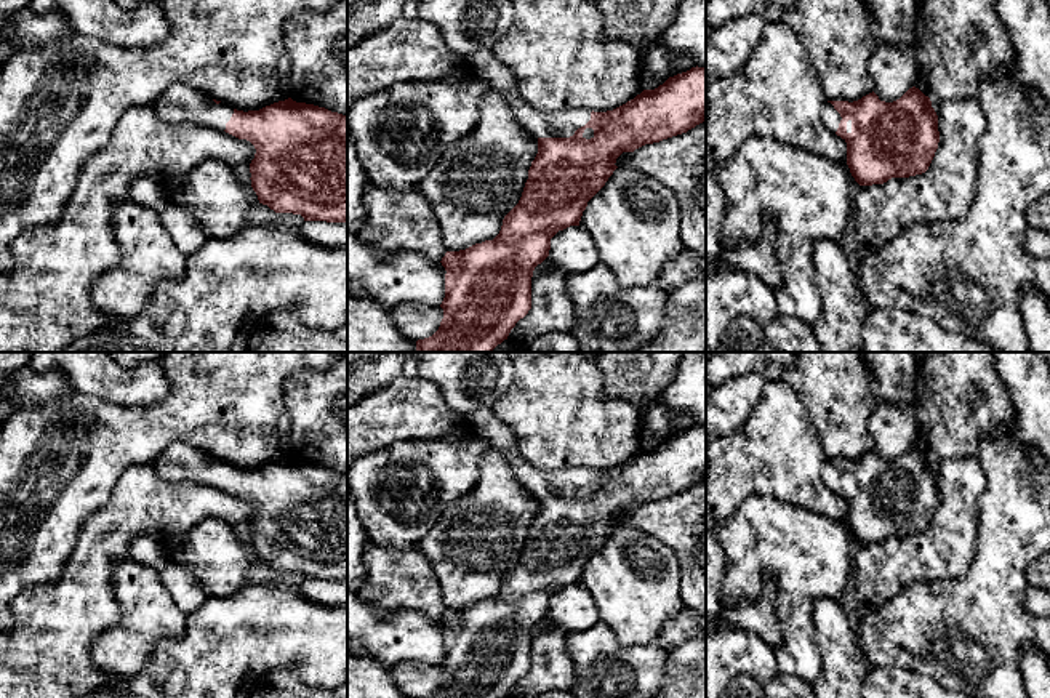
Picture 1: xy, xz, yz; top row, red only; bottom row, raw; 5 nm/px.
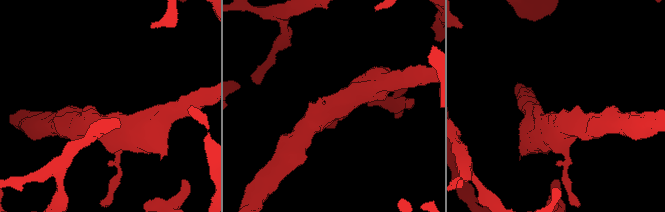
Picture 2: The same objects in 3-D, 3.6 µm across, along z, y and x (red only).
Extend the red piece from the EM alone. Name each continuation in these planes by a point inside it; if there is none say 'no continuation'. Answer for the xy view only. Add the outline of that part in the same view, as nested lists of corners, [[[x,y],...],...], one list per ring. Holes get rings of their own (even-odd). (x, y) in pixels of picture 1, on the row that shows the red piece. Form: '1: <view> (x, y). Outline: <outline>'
1: xy (180, 103). Outline: [[[171,85],[150,107],[163,122],[189,122],[216,130],[226,130],[234,114],[230,106],[216,104],[187,85]]]

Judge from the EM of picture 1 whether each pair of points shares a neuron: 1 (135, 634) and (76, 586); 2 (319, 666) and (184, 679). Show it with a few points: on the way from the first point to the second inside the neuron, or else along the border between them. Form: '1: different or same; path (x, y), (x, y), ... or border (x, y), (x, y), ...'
1: different; border (112, 585), (119, 621), (95, 639), (93, 649)
2: same; path (285, 655), (218, 655)

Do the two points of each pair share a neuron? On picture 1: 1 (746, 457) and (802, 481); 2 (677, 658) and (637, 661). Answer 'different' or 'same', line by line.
1: same
2: different

